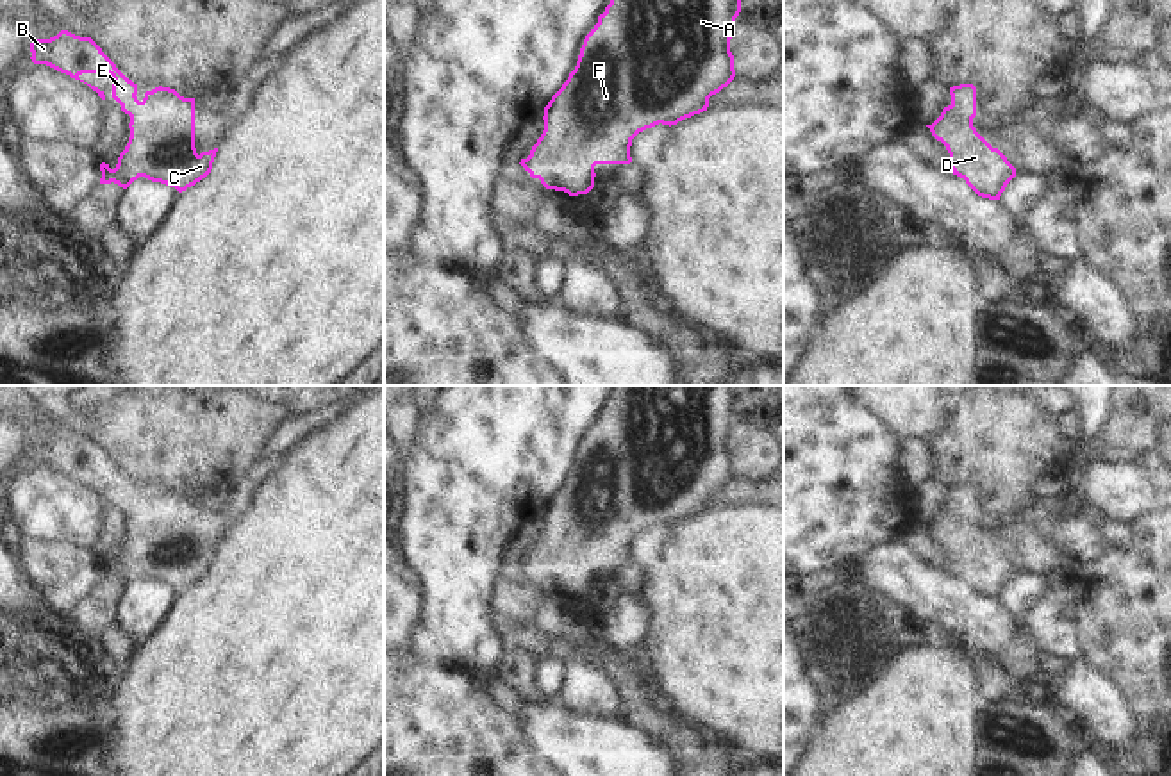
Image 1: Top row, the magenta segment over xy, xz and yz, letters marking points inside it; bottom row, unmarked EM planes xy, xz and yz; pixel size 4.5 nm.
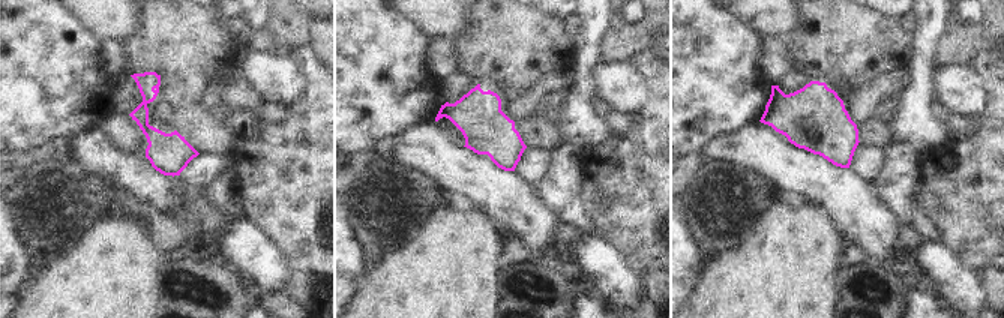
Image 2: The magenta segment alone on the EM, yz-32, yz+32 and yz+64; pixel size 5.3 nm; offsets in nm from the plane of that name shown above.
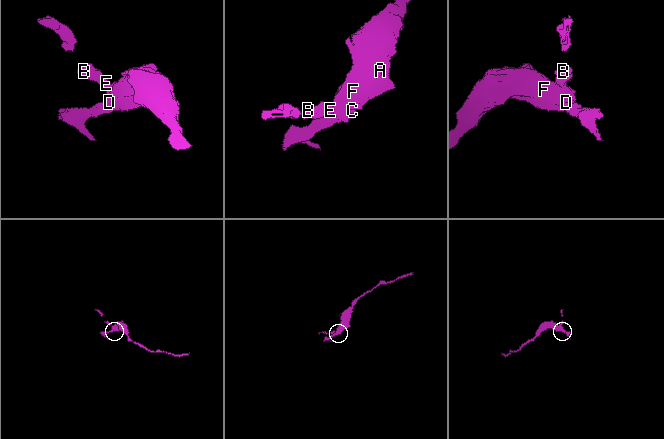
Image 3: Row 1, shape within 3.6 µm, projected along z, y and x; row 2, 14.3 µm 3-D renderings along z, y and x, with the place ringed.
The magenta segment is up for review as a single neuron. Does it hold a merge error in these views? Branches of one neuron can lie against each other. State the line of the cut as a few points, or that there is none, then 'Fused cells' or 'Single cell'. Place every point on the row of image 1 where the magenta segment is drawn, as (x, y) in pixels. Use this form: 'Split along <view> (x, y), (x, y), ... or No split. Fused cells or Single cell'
No split. Single cell

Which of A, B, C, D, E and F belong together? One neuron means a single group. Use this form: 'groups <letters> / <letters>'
groups A B C D E F

